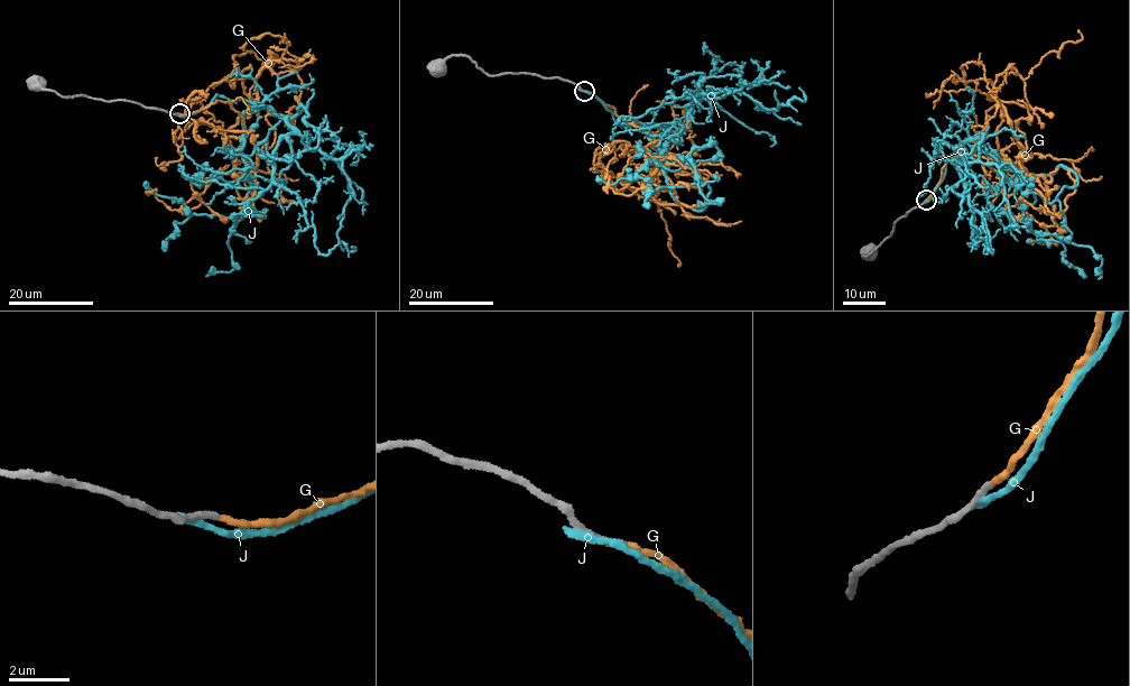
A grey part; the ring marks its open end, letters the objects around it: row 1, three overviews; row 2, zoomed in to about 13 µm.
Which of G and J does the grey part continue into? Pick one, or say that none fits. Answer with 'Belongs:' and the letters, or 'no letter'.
Belongs: G

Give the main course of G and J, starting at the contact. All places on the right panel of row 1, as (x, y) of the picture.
G: (926, 200), (960, 154), (1029, 157), (993, 85), (1010, 67), (1031, 108), (1000, 103), (983, 192), (998, 185)
J: (924, 202), (946, 159), (976, 136), (980, 149), (1027, 187), (1059, 203), (1059, 240), (1029, 240)

